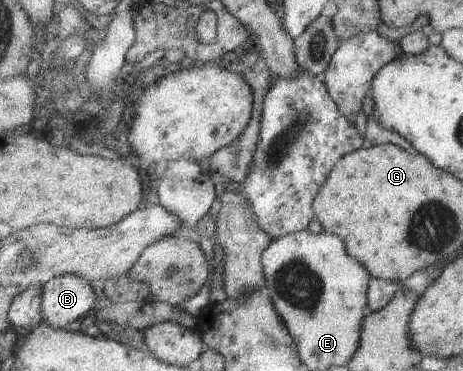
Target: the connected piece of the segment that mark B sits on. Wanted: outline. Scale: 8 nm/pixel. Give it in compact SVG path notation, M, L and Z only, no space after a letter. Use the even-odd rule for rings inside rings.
M75 274L59 276L46 284L46 323L54 328L75 328L98 303L98 291L91 284Z

